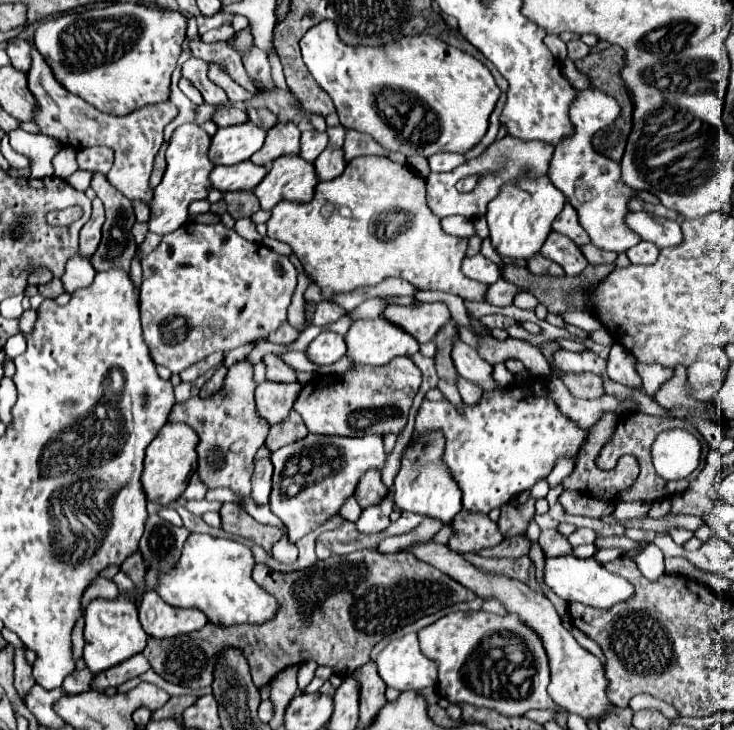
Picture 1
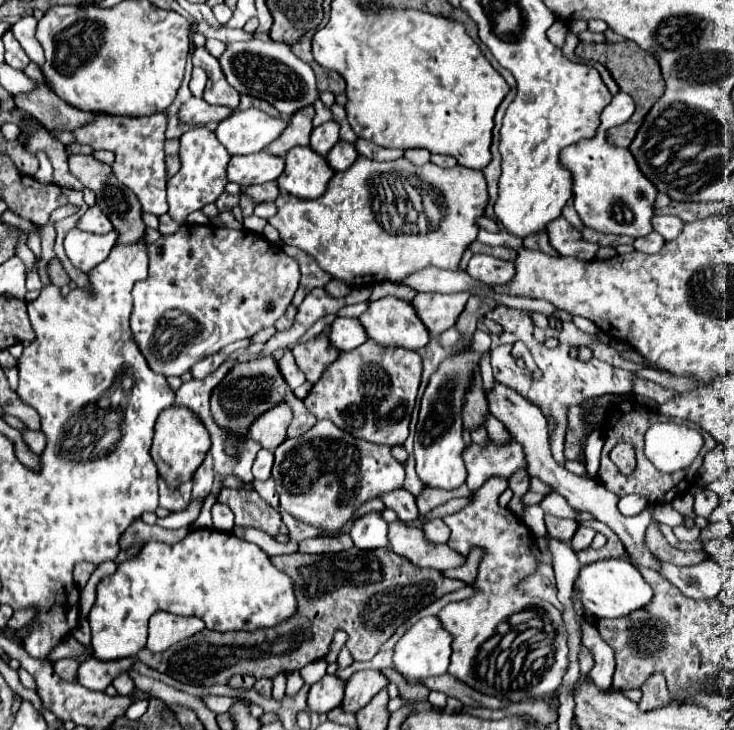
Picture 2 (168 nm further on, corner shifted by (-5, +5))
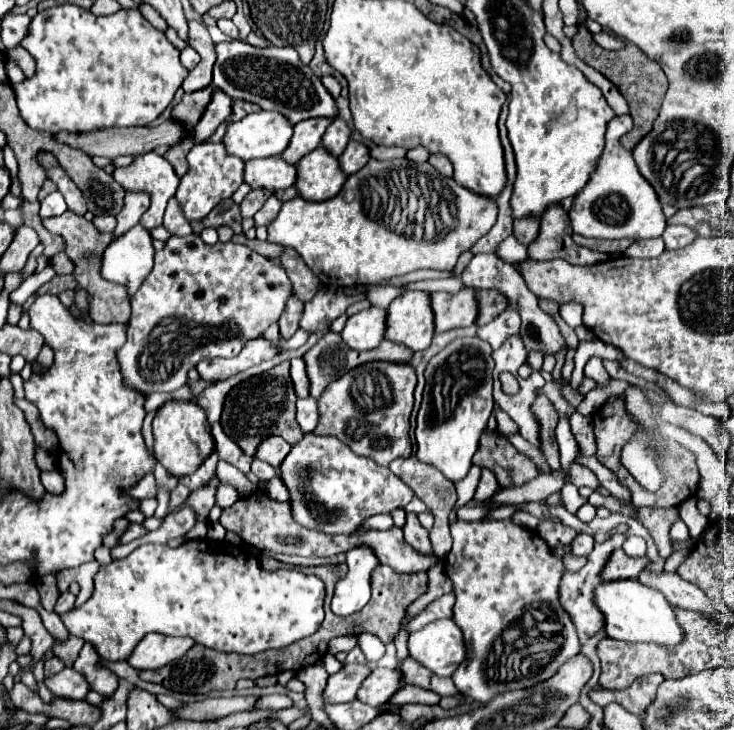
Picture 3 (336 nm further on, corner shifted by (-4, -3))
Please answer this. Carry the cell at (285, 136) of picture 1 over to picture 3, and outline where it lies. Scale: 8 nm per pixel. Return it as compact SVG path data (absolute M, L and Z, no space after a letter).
M310 118L294 124L294 136L288 148L282 152L282 158L290 164L298 164L302 156L306 156L308 152L320 146L322 136L330 126L330 122L332 122L330 118Z

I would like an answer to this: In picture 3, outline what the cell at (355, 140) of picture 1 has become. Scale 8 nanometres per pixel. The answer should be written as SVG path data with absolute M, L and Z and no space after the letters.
M372 146L370 156L376 160L394 160L404 158L406 150L402 150L402 146Z

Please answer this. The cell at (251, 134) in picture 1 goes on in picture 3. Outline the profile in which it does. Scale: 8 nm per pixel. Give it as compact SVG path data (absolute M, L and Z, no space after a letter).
M252 112L238 122L230 122L224 144L228 154L246 160L282 154L292 138L292 124L278 112Z

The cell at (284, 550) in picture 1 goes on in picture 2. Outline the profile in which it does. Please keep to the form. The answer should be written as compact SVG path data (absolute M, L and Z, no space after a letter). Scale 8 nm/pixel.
M271 477L267 481L259 481L254 479L252 482L254 489L259 493L259 495L272 507L277 509L279 505L279 495L277 494L275 481L273 478Z

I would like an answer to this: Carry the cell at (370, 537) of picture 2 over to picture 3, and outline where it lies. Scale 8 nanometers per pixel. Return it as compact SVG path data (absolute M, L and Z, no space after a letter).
M366 546L346 552L348 574L336 582L332 612L338 616L350 616L362 610L370 600L370 574L378 566L378 558Z

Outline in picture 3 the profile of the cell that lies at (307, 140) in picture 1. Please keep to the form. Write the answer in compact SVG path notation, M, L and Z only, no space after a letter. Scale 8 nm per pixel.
M336 118L328 126L328 130L326 130L326 134L322 138L322 146L328 152L332 152L334 156L340 156L344 152L346 144L348 144L348 140L350 140L350 128L348 128L348 124L342 118Z

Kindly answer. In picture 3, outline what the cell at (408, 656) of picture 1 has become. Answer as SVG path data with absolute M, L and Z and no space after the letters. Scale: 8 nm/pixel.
M442 618L412 632L408 650L414 660L438 676L452 676L452 672L466 658L466 644L462 630L452 618Z

